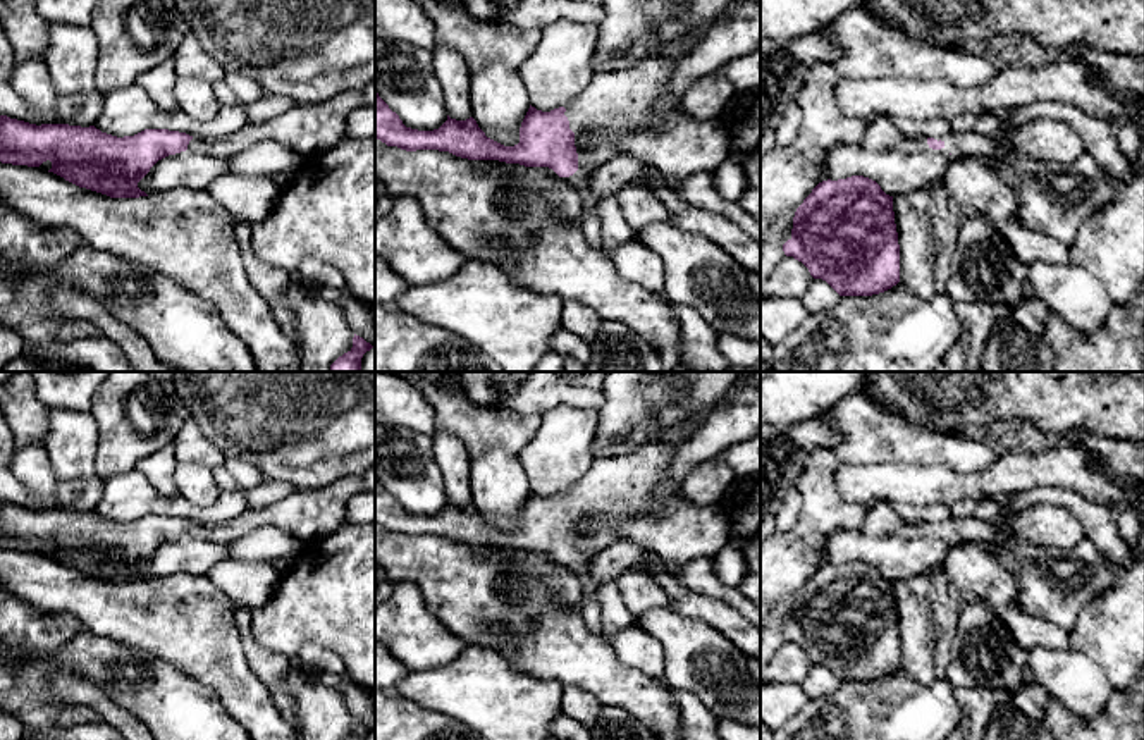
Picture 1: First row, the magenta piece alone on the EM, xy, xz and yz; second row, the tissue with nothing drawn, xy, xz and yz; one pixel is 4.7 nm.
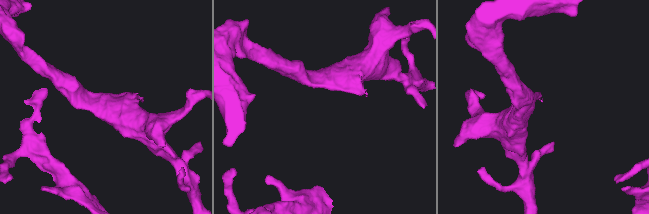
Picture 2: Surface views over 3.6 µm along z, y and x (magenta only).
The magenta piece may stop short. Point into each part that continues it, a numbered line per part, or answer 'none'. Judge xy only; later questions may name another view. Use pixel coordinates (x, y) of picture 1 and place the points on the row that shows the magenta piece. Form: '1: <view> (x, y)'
1: xy (308, 129)

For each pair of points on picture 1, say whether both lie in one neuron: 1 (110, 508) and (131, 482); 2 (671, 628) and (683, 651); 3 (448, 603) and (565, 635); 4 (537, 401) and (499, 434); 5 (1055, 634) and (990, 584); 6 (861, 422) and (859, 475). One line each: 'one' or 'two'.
1: one
2: one
3: two
4: two
5: one
6: two

